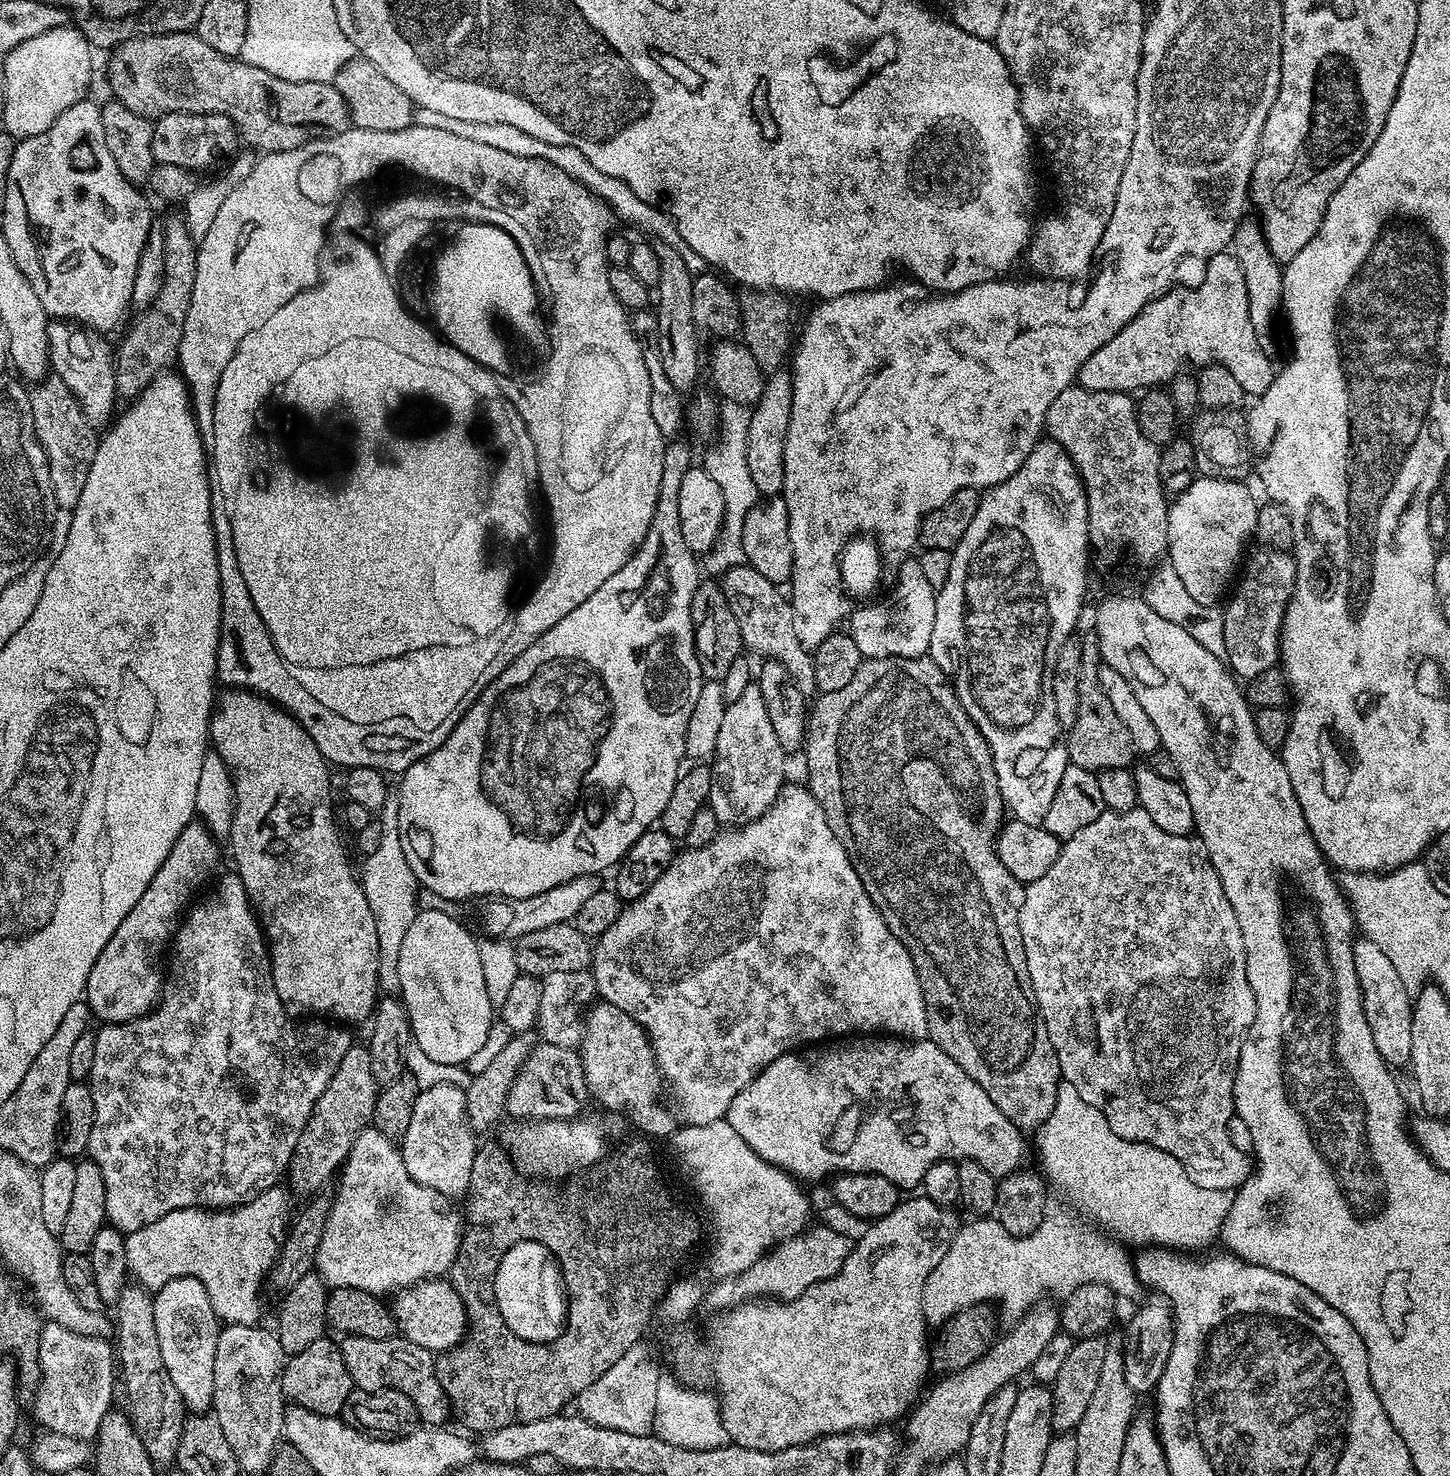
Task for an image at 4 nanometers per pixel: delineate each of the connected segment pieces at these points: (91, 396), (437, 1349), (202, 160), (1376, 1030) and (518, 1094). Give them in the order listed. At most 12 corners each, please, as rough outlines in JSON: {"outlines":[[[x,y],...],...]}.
{"outlines":[[[70,320],[48,325],[51,371],[93,426],[113,419],[114,348]],[[451,1279],[401,1288],[390,1307],[397,1333],[429,1354],[466,1335]],[[166,114],[152,126],[156,164],[201,170],[231,157],[222,114]],[[1374,941],[1352,945],[1366,1022],[1393,1069],[1411,1065],[1413,993]],[[540,1042],[510,1086],[520,1122],[570,1120],[589,1100],[579,1051]]]}

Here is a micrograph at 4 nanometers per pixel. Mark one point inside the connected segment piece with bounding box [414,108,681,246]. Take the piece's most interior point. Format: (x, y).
(619, 198)

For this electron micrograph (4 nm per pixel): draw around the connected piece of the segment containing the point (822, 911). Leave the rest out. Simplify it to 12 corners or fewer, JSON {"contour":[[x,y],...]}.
{"contour":[[818,798],[595,941],[685,1125],[787,1052],[928,1039]]}

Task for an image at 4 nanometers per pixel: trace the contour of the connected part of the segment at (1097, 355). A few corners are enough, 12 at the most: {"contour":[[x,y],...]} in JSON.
{"contour":[[1236,255],[1149,302],[1080,368],[1136,394],[1220,364],[1245,394],[1274,375]]}

